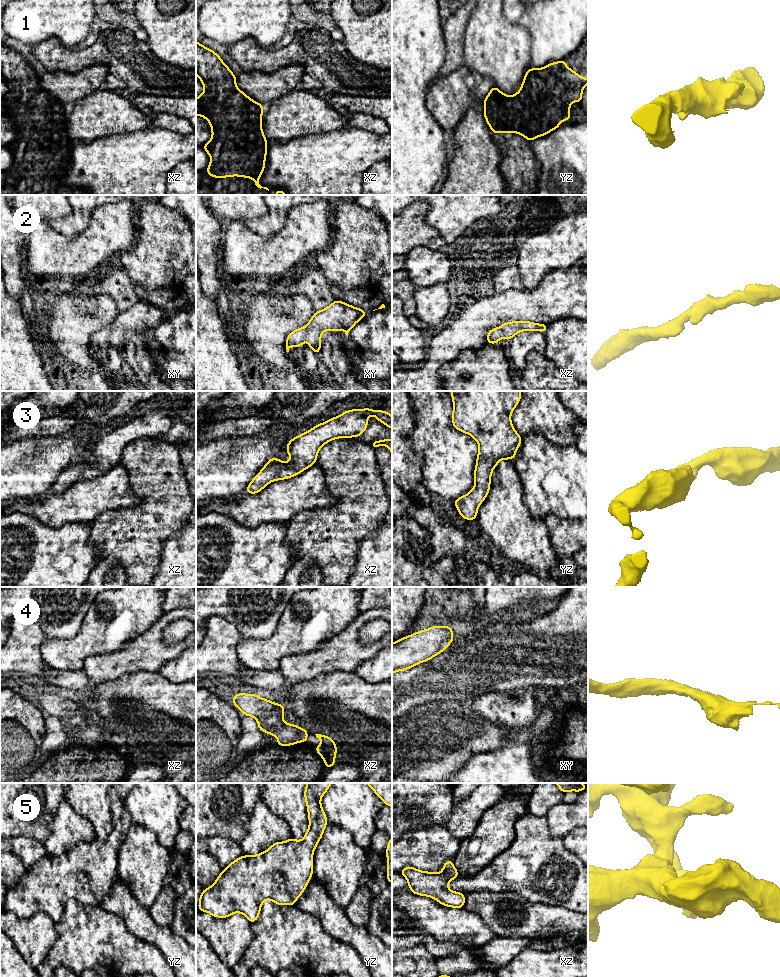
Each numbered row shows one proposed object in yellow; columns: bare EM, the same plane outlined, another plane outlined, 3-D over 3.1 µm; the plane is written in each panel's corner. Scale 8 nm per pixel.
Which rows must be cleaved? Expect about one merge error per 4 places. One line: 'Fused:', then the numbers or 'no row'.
Fused: no row

